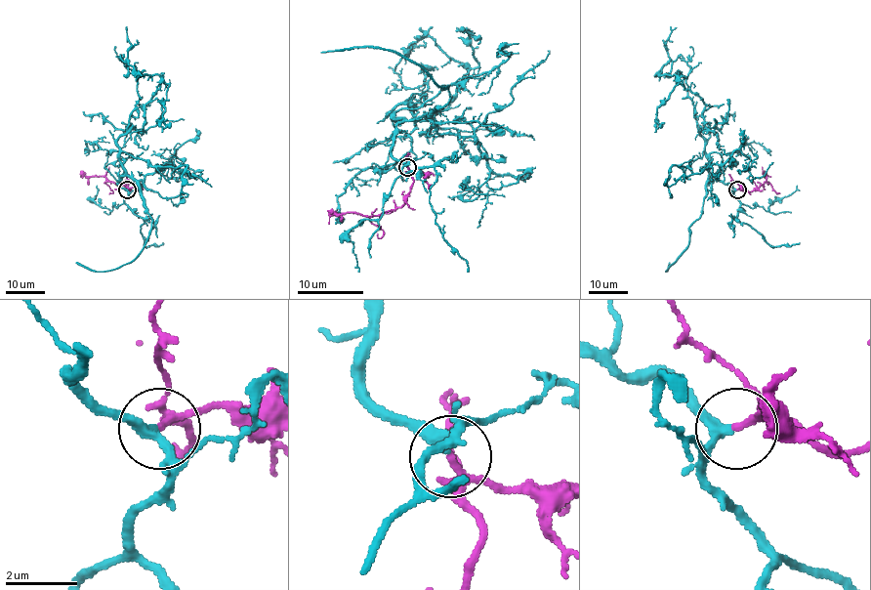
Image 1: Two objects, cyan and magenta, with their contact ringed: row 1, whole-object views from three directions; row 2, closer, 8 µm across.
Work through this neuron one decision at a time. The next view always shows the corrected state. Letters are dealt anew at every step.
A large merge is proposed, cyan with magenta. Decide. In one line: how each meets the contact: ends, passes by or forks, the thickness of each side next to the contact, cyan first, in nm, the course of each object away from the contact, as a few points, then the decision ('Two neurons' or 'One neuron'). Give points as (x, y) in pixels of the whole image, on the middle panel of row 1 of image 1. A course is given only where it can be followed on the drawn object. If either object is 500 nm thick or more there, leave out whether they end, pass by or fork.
At the ring cyan passes by. At the ring magenta passes by. Thickness 260 nm (cyan) against 150 nm. Course of cyan: (407, 166), (392, 155), (403, 119), (391, 112), (405, 105), (430, 119), (448, 105), (478, 64), (465, 27). Course of magenta: (407, 167), (413, 181), (407, 200), (400, 207), (375, 216), (344, 212), (332, 216), (329, 224). One neuron

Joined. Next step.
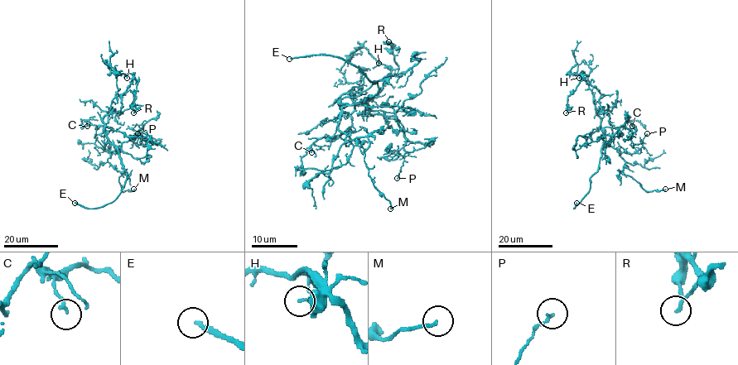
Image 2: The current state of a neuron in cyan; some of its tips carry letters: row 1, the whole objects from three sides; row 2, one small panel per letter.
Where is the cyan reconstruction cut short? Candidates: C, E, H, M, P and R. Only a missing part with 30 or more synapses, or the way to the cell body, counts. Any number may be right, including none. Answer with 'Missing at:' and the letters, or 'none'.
Missing at: E

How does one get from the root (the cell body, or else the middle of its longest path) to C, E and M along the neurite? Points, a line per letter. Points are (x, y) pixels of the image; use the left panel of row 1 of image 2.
C: (105, 133), (104, 127), (112, 128), (96, 126), (88, 120), (87, 126)
E: (105, 133), (115, 147), (120, 163), (127, 173), (126, 183), (116, 198), (102, 206), (88, 208), (74, 203)
M: (105, 133), (108, 141), (103, 148), (110, 155), (108, 161), (122, 175), (118, 180), (121, 190), (133, 189)

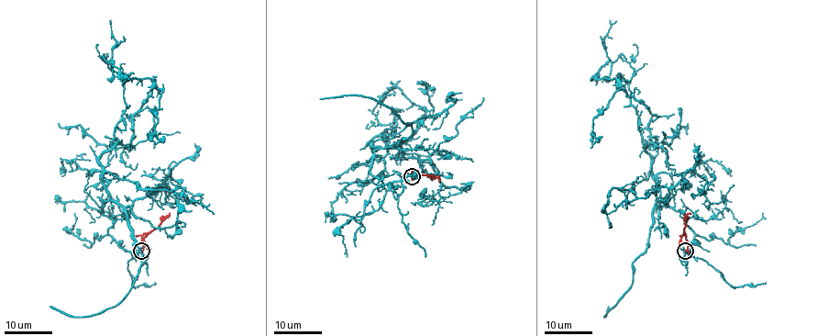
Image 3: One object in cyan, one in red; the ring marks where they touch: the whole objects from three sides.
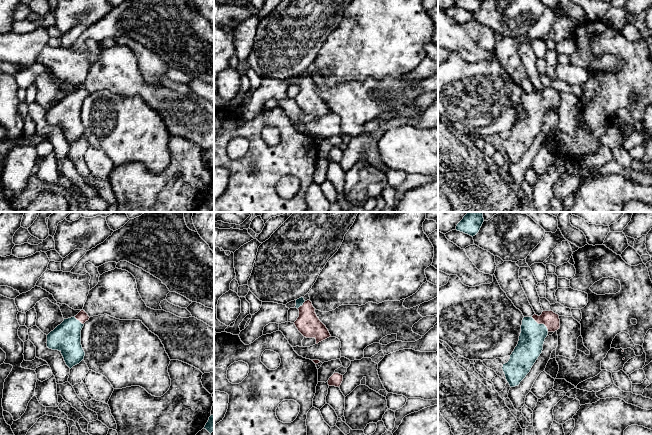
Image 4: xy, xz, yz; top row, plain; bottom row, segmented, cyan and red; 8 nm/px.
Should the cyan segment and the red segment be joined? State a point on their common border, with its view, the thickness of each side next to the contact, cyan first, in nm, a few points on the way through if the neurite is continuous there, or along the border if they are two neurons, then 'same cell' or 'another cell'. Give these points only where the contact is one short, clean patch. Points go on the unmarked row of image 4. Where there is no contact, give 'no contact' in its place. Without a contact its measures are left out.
meets cyan in yz at (541, 100); 200 nm thick on the cyan side, 130 nm on the other; runs through yz (530, 121), (533, 108), (541, 100), (551, 96); same cell

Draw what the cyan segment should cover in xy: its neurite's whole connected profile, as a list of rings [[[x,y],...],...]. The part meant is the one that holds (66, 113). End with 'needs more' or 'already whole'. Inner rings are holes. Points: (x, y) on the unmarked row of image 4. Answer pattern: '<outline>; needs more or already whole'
[[[81,86],[76,92],[64,95],[47,111],[47,123],[60,127],[70,145],[84,135],[85,128],[81,121],[81,106],[89,94],[88,90]]]; needs more

